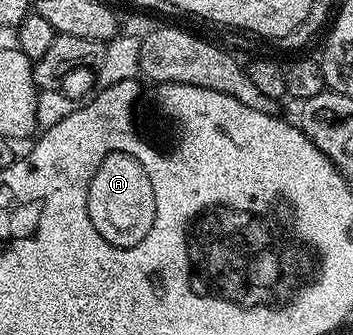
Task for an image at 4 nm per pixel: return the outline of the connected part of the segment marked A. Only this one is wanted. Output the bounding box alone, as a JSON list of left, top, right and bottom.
[88,157,156,249]

